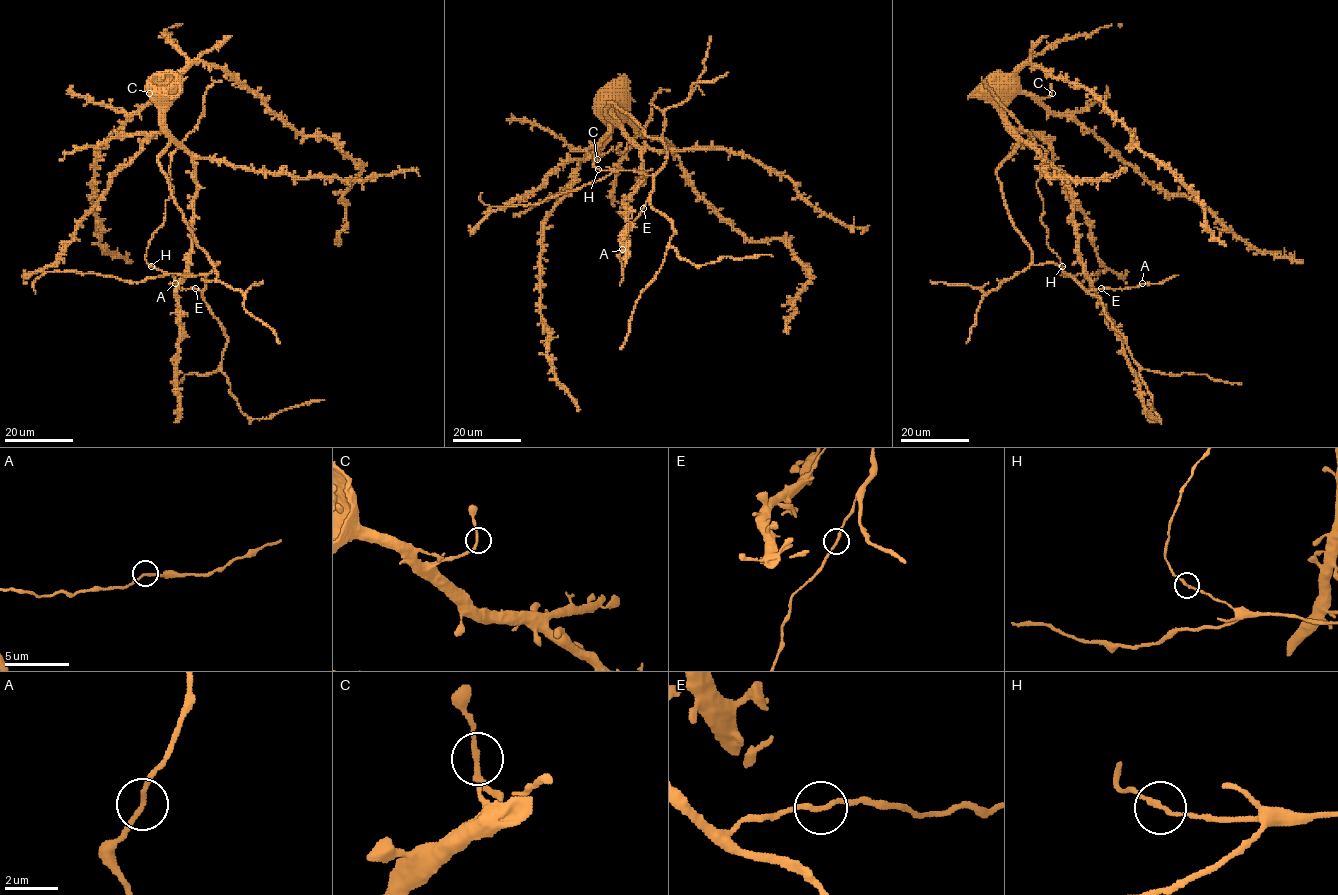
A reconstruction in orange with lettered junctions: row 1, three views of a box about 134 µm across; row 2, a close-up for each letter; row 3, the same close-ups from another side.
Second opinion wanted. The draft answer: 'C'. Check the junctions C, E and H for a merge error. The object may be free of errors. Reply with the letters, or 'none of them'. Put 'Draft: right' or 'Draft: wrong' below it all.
none of them
Draft: wrong

